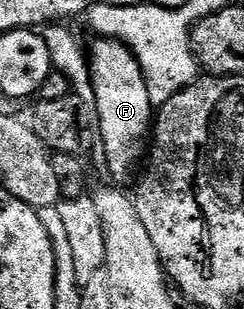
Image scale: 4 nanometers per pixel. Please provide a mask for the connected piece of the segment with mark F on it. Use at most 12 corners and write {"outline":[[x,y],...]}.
{"outline":[[120,40],[89,44],[101,152],[136,179],[153,132],[143,67]]}

